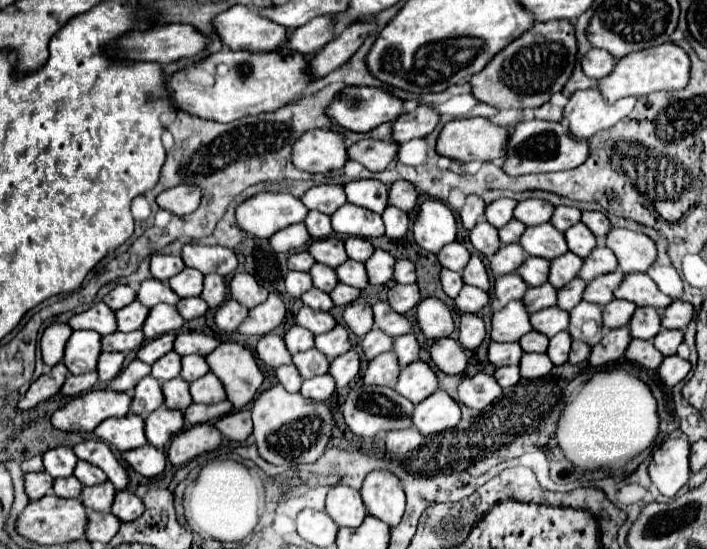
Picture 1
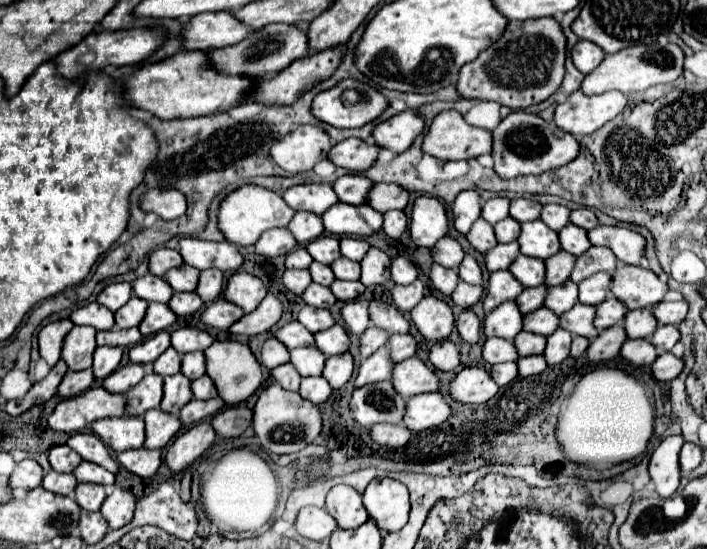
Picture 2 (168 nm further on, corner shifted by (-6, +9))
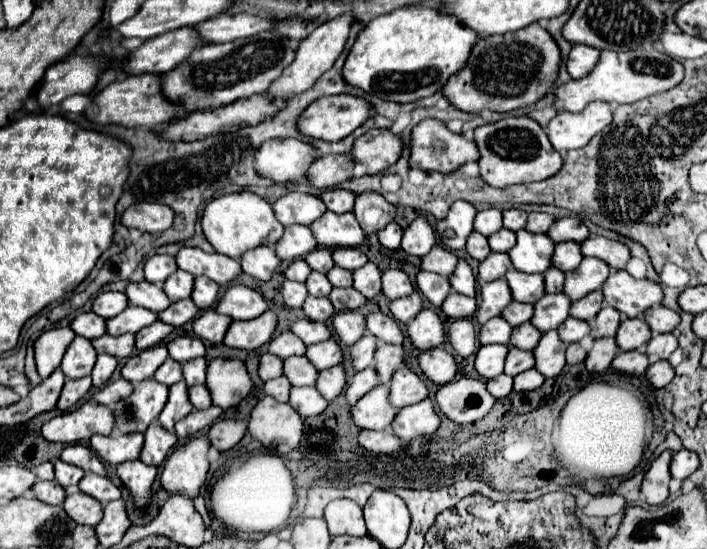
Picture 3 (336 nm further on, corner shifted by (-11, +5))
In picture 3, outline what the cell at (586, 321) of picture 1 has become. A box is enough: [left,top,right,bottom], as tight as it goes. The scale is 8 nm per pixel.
[559,318,591,344]

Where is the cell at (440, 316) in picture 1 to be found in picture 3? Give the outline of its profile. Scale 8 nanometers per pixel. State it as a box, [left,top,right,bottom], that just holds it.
[407,310,445,350]

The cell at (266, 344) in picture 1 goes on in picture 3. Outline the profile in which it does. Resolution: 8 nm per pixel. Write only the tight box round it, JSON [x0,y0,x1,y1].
[259,354,283,382]

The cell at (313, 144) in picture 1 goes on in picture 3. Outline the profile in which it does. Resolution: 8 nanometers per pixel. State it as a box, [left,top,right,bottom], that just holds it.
[255,140,315,184]

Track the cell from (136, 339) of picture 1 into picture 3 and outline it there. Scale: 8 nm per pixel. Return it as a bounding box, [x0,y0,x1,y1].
[91,334,135,358]

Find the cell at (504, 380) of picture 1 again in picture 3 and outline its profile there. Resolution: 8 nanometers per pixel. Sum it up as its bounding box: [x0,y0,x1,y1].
[487,374,513,398]

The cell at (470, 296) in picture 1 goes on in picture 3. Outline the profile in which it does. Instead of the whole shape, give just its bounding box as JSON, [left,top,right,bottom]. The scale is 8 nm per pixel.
[441,292,477,318]

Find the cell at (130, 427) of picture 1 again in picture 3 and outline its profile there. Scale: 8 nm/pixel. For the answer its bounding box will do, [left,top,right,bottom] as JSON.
[89,434,143,466]

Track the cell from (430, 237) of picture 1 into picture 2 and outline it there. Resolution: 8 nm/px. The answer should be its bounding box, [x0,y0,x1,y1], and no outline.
[410,194,448,248]

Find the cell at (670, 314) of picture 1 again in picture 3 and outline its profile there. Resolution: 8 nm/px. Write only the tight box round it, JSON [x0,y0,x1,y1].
[643,306,679,334]

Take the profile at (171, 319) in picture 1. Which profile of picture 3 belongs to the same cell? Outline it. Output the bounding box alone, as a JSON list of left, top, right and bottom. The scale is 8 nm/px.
[135,320,173,350]

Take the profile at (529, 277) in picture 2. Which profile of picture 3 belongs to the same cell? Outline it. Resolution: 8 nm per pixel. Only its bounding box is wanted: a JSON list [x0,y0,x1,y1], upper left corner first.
[505,268,545,304]

